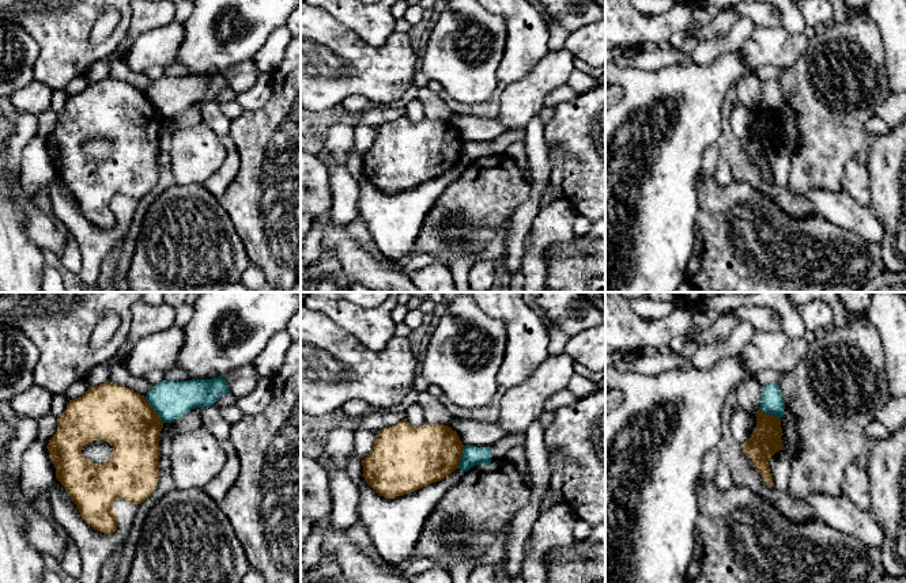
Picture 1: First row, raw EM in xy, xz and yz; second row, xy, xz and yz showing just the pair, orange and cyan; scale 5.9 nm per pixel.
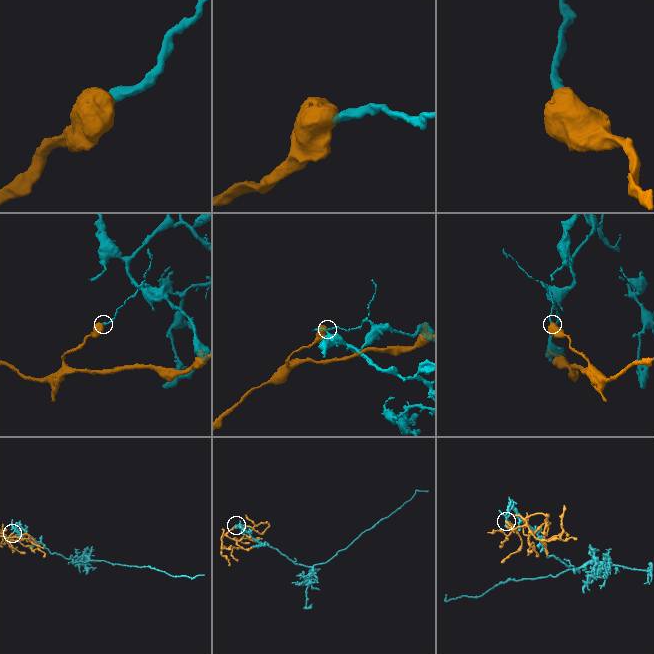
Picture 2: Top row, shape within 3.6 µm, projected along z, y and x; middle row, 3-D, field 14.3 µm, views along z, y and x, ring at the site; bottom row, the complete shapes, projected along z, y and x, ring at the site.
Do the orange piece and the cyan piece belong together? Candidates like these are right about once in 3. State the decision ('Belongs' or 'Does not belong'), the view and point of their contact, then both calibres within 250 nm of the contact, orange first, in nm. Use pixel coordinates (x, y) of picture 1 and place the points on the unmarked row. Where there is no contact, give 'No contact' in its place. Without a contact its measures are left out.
Does not belong. Touches orange at xy (153, 105). Thickness 340 nm (orange) against 220 nm

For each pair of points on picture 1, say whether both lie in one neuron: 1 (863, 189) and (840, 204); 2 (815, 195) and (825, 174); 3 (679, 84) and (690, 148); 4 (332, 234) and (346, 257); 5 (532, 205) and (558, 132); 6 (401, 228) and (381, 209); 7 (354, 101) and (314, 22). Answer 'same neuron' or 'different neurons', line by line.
1: different neurons
2: different neurons
3: same neuron
4: same neuron
5: different neurons
6: same neuron
7: different neurons

